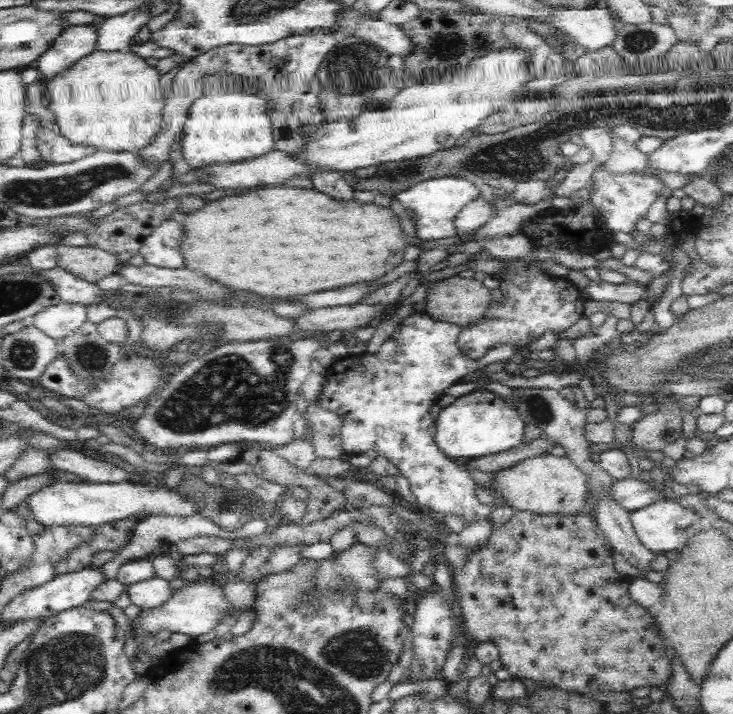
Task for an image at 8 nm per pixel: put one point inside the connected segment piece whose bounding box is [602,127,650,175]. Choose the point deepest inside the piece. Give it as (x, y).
(624, 157)

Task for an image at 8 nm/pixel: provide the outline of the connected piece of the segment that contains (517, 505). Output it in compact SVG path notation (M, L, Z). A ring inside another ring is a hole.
M544 452L540 456L534 456L518 462L510 468L491 473L478 472L471 477L474 483L498 496L505 506L511 506L517 511L528 511L547 515L572 515L572 512L580 512L588 505L589 491L587 489L587 476L567 457L552 456Z

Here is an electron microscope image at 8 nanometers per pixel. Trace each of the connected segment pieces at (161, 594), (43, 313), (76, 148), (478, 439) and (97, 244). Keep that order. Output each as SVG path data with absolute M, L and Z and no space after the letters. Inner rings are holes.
M154 576L148 580L125 585L125 591L131 604L141 609L149 609L169 599L175 590L170 587L169 581Z
M61 302L37 312L29 321L48 338L59 342L84 324L86 307L81 304Z
M48 126L37 128L35 134L35 145L39 154L40 164L70 164L86 156L94 154L96 147L74 145L66 137L52 132Z
M474 390L442 408L436 421L436 445L446 457L459 461L507 452L523 444L527 424L516 404L489 391Z
M198 194L196 196L176 196L162 201L162 203L148 203L142 201L139 203L128 204L127 206L117 207L110 214L103 216L101 225L96 230L86 233L86 246L105 250L113 254L117 258L118 263L127 263L130 258L138 254L138 250L143 245L143 239L150 236L162 222L166 220L166 216L173 210L178 210L180 216L185 212L199 209L208 201L202 201Z

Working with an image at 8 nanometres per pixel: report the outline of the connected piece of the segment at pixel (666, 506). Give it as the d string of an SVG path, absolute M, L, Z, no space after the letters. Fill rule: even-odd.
M665 497L638 510L629 512L629 519L638 540L654 554L678 550L688 537L697 533L698 529L706 526L697 512L690 508L684 508L670 498Z

